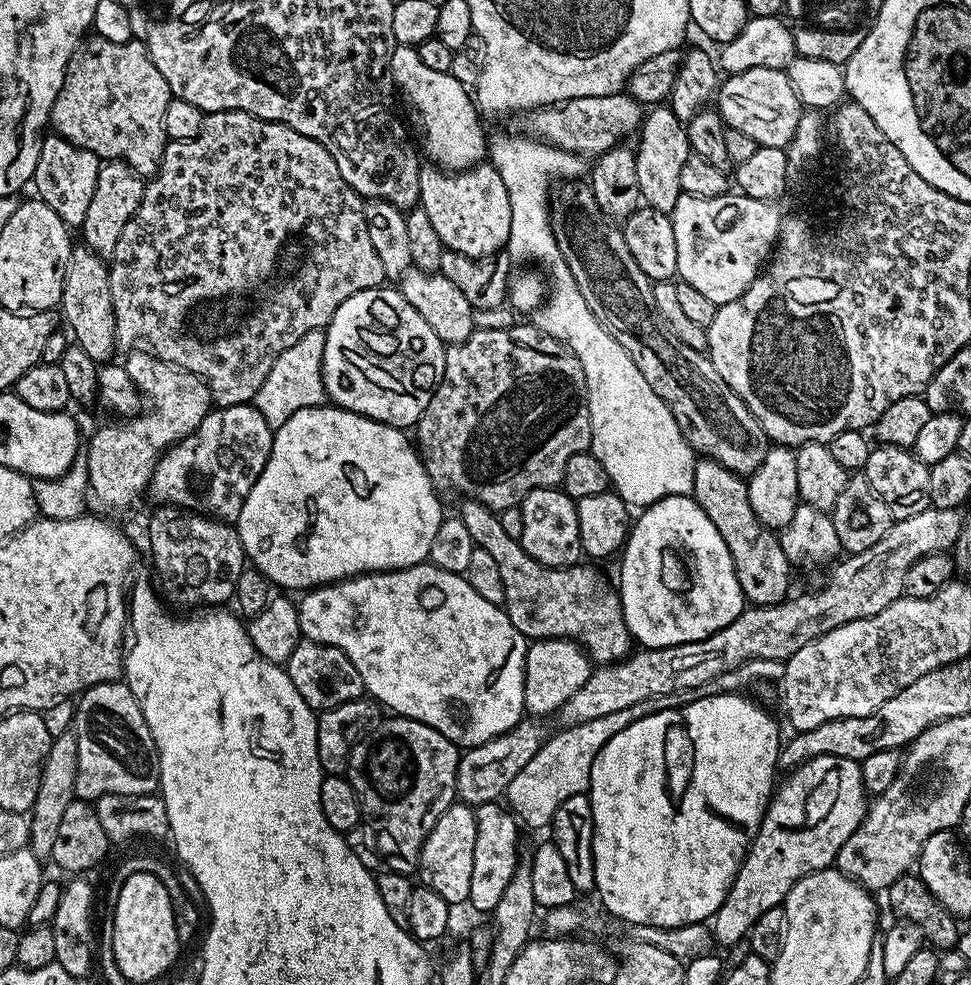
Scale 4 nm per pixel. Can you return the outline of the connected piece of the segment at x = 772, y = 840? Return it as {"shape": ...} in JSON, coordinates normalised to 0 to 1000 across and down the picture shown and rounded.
{"shape":[[[843,768],[828,773],[808,788],[791,813],[781,847],[766,868],[754,903],[732,935],[733,952],[740,961],[754,962],[762,953],[765,955],[785,928],[806,919],[823,893],[858,880],[863,863],[871,859],[871,851],[890,834],[895,813],[883,773]]]}

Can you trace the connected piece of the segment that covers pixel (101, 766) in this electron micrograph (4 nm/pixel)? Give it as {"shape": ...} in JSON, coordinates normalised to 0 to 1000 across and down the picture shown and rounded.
{"shape":[[[127,692],[99,694],[77,716],[76,742],[80,753],[81,811],[98,814],[103,808],[154,808],[165,798],[165,771],[150,737],[150,729],[132,695]]]}

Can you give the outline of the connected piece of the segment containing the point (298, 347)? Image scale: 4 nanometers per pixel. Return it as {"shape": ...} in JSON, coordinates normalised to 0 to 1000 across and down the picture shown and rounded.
{"shape":[[[324,333],[313,339],[303,351],[292,355],[283,364],[278,380],[270,390],[270,395],[266,396],[260,407],[281,437],[288,435],[296,424],[307,419],[308,416],[329,413],[335,407],[334,383],[331,380],[334,357],[335,336]]]}

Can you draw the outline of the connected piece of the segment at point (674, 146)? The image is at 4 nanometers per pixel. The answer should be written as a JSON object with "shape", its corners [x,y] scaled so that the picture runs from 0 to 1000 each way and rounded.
{"shape":[[[676,108],[664,117],[658,138],[659,143],[653,146],[653,153],[657,164],[659,202],[666,210],[690,217],[702,197],[702,169],[706,169],[706,160],[711,157],[705,123],[699,122],[691,109]]]}

